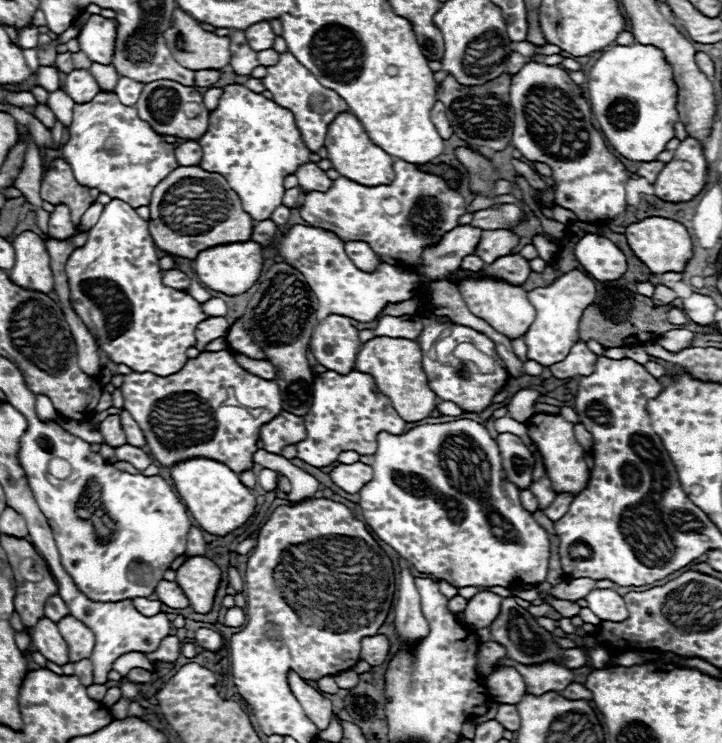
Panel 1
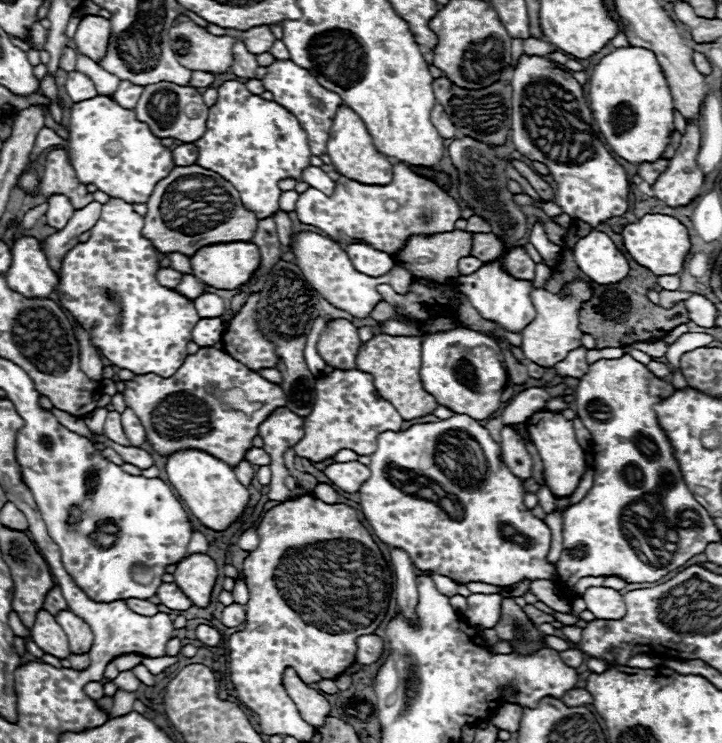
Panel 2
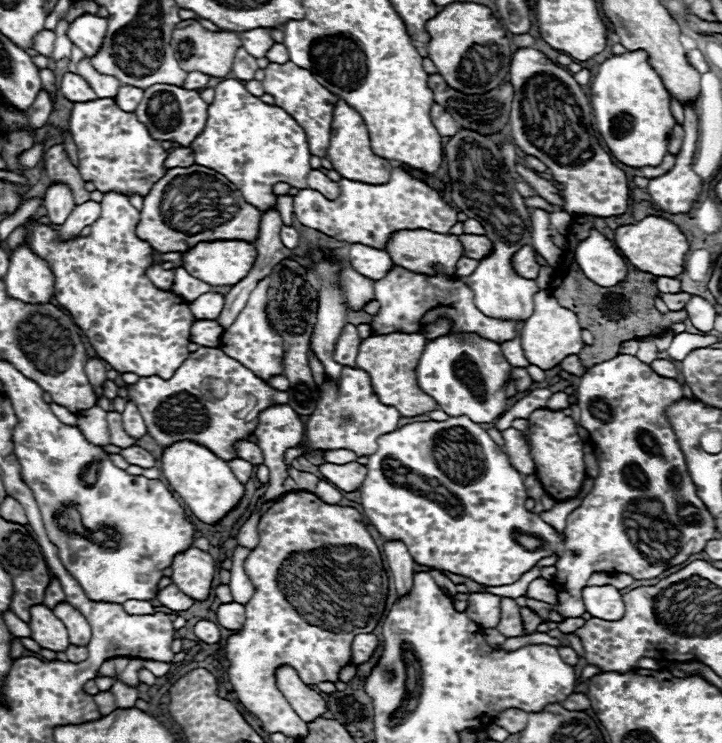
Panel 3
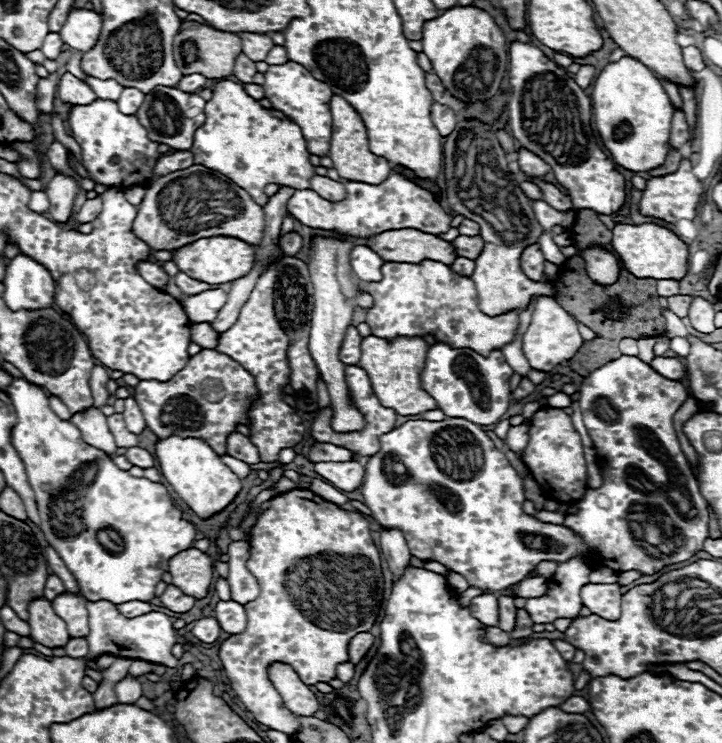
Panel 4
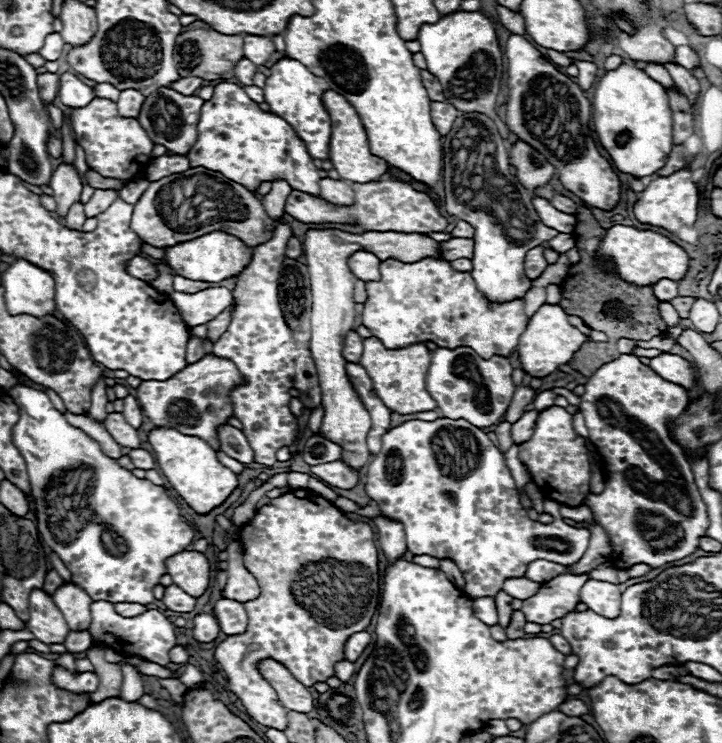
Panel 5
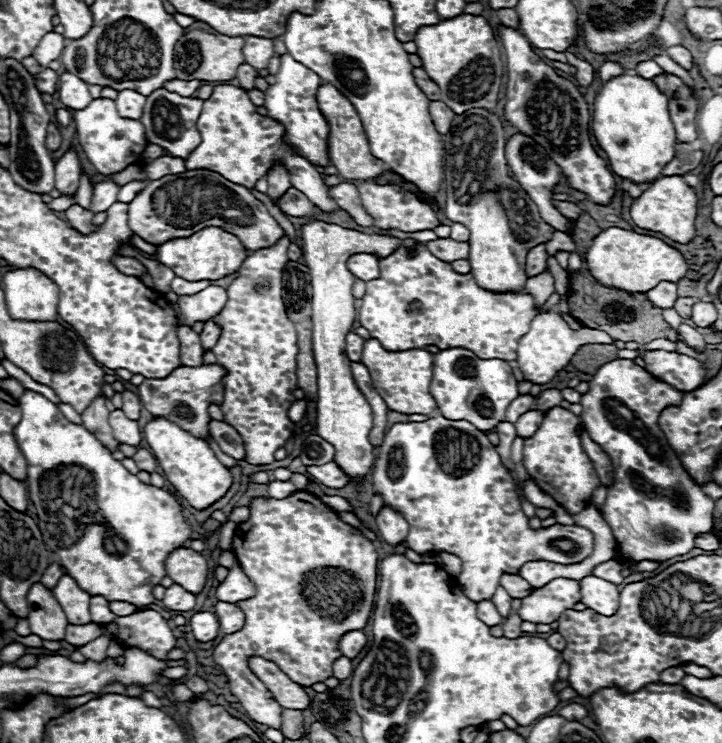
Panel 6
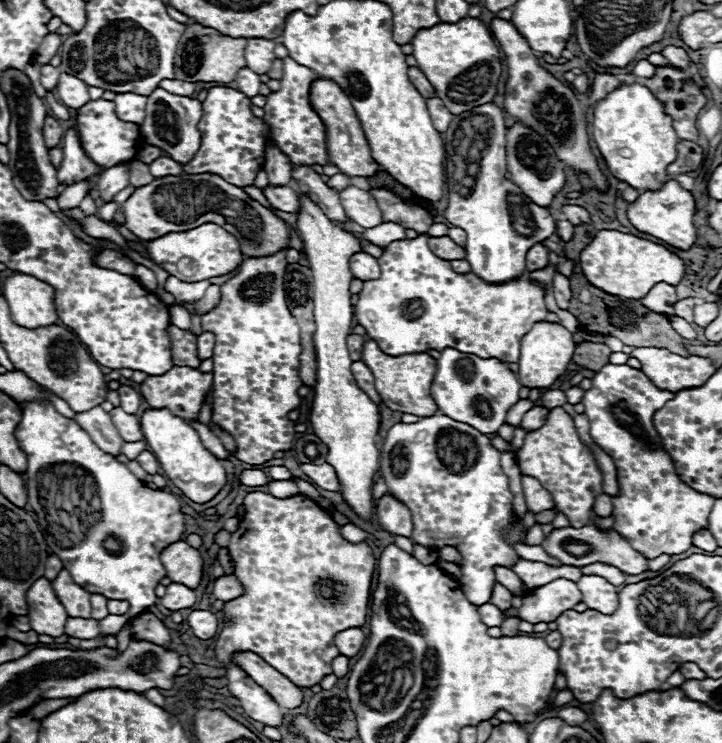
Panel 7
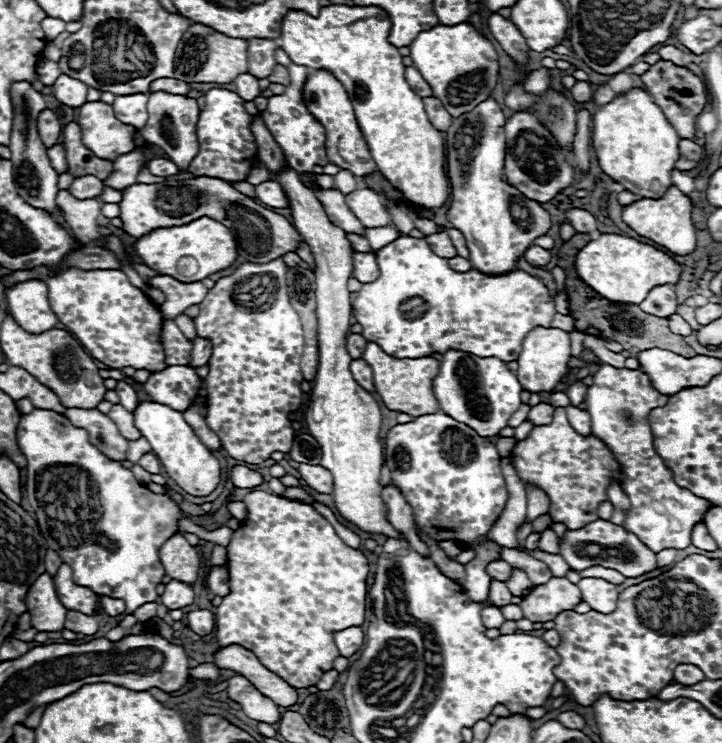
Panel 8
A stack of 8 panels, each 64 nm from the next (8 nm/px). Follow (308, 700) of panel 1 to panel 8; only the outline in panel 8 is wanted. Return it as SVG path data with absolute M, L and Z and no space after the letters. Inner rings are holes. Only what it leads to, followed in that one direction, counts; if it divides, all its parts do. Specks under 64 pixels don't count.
M226 646L216 652L216 666L234 670L242 676L246 676L262 694L272 698L278 706L294 706L298 700L296 688L290 686L286 680L282 680L278 674L270 672L250 650L242 646Z

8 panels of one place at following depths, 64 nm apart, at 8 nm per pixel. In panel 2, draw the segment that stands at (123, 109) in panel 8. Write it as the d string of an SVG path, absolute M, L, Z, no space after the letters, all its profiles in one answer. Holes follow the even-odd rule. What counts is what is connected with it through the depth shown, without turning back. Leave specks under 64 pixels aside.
M122 80L112 96L114 96L114 100L118 100L118 104L122 104L122 108L132 110L136 106L140 94L142 94L142 86L136 86L136 84L130 84L128 80Z

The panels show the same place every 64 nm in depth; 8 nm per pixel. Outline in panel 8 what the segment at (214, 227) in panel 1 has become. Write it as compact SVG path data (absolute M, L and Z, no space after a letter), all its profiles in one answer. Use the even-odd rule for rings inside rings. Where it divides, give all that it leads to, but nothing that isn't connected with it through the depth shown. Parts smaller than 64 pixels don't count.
M196 176L190 180L164 180L156 184L134 184L124 192L120 202L120 218L124 222L124 232L142 238L154 228L170 228L190 224L202 216L218 220L236 238L238 254L246 262L270 262L286 252L294 252L302 236L298 230L280 214L268 210L264 204L244 196L228 182L210 176Z

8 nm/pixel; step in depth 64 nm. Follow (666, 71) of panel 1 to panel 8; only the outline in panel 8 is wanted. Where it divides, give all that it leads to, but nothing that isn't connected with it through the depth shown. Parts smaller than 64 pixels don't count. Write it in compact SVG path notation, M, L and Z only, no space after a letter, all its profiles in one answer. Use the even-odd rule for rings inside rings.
M632 88L612 102L602 104L592 116L592 146L596 150L600 168L632 194L642 198L660 198L672 184L670 174L678 160L680 136L666 120L654 98L642 90Z

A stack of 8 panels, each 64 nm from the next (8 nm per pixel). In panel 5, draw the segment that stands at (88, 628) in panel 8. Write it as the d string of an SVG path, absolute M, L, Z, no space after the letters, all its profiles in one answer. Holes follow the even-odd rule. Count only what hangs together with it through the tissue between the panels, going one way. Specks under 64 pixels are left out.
M68 632L66 642L64 642L66 650L72 654L84 654L90 646L92 646L92 638L90 632Z

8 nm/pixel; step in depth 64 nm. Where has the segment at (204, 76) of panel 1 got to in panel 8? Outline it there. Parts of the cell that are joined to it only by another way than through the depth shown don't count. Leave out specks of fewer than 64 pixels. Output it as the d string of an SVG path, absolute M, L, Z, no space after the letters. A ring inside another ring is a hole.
M160 78L160 80L154 80L150 84L150 92L158 92L158 90L186 96L190 92L190 84L186 84L182 80L176 80L176 78Z

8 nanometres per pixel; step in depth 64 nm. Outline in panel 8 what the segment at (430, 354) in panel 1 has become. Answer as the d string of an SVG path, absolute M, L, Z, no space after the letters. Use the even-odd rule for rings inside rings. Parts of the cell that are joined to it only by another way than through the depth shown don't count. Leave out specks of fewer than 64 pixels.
M448 350L442 354L440 372L432 382L432 392L442 412L488 438L498 436L498 432L508 426L508 418L520 406L522 386L516 374L498 358L480 358L468 352Z

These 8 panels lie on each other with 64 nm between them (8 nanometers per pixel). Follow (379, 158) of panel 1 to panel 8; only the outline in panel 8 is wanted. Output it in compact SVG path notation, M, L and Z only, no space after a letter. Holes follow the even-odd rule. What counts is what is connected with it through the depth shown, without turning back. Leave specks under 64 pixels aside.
M316 70L312 76L308 76L306 86L304 86L304 102L306 102L306 108L314 114L314 118L326 128L326 154L332 164L340 166L342 170L350 170L354 176L366 176L378 170L376 162L372 160L368 152L358 120L354 116L352 102L344 86L330 72Z

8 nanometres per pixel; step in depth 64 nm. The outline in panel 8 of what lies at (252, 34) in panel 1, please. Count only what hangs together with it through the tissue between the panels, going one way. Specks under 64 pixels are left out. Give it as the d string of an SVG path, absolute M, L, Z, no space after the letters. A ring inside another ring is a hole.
M268 38L248 40L248 72L256 78L268 78L276 66L276 48L278 44Z

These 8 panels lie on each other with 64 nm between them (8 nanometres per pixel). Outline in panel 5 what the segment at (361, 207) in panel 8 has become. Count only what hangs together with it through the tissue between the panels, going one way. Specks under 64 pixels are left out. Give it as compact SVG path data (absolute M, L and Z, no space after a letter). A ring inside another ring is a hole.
M332 178L320 180L320 196L332 204L342 204L342 206L350 206L354 200L352 188L346 182Z

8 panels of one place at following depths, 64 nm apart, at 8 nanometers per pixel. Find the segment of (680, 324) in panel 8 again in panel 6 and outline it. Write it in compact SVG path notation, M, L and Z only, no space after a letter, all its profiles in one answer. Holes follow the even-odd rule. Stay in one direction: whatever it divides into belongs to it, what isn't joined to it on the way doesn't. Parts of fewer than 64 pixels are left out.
M682 324L682 326L678 328L678 336L680 336L680 342L684 342L686 346L690 346L690 348L694 348L694 350L698 350L698 352L702 352L702 350L706 348L704 338L698 334L696 328L692 328L692 326L688 326L688 324Z

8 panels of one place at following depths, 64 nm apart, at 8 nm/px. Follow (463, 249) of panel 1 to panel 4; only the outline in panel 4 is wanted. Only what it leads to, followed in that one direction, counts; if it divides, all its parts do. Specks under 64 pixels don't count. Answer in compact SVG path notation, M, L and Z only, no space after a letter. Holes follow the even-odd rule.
M412 228L388 230L374 240L360 242L374 248L384 260L402 260L406 264L420 264L422 260L442 260L444 264L454 264L456 248L452 242Z

